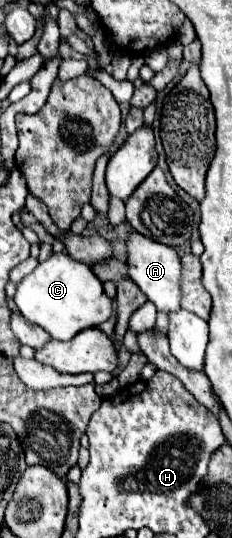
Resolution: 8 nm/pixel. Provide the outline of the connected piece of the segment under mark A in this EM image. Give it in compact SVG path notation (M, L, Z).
M136 232L130 234L130 238L128 238L128 274L138 284L138 288L146 294L146 298L156 306L158 312L172 314L182 308L180 306L182 262L180 262L180 256L176 254L174 248L154 242L150 238L142 238Z

